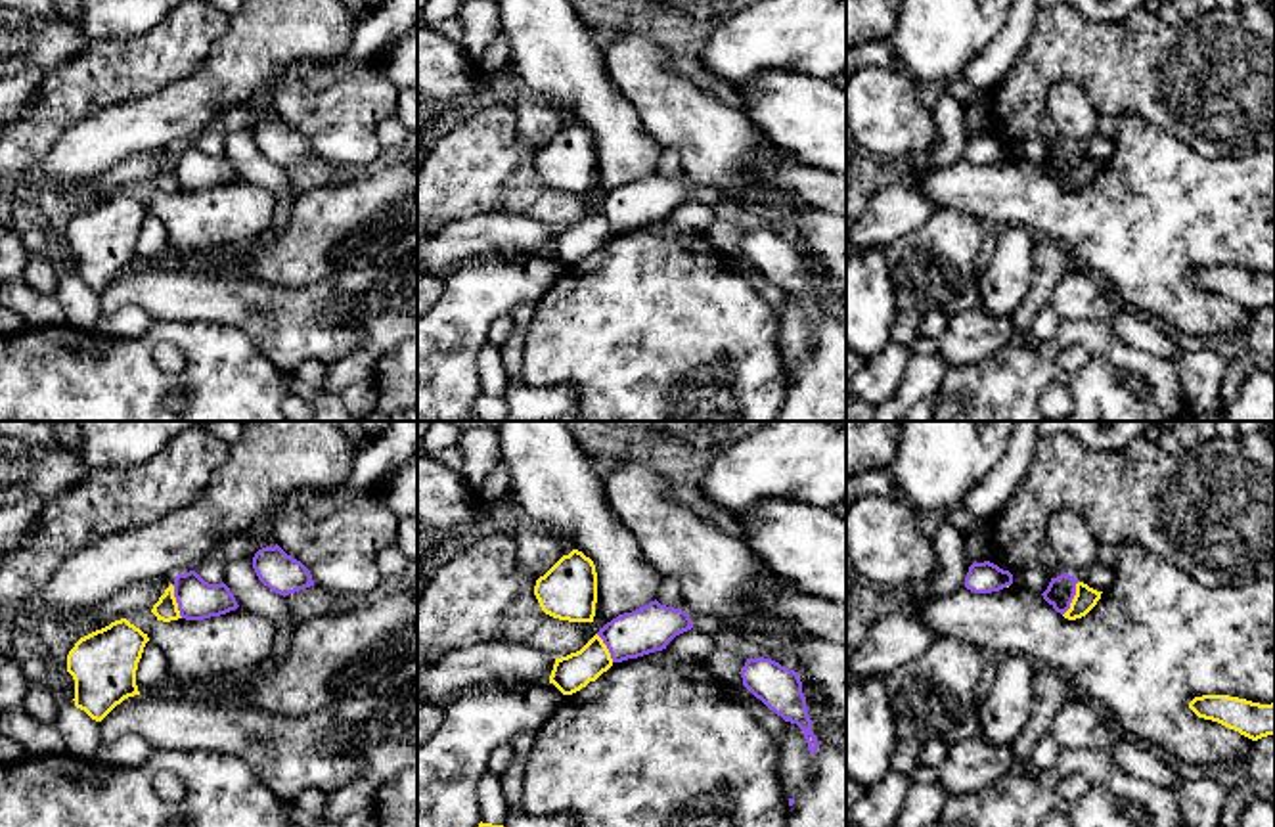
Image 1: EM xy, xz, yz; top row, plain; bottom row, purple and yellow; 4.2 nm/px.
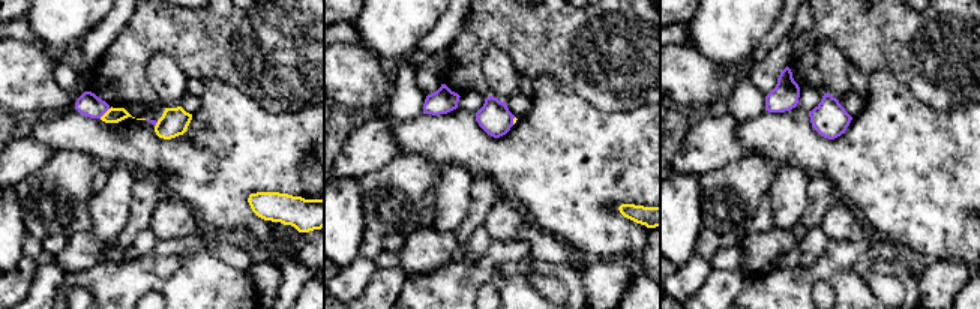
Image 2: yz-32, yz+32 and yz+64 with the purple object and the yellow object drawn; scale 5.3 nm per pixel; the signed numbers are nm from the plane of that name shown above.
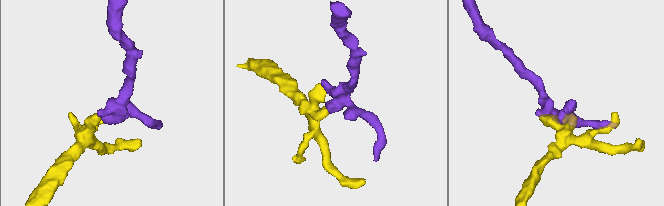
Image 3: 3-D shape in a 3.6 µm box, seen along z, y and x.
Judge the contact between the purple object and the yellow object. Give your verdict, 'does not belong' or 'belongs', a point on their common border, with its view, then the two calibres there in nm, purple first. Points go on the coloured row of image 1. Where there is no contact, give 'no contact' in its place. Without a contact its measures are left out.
does not belong | xy (177, 602) | 170/100 nm

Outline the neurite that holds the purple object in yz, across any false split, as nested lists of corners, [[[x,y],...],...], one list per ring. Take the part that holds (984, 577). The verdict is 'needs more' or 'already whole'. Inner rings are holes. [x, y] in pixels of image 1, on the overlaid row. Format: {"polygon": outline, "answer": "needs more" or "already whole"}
{"polygon": [[[990,561],[973,563],[965,578],[965,588],[974,593],[999,592],[1011,584],[1013,584],[1013,574]]], "answer": "already whole"}

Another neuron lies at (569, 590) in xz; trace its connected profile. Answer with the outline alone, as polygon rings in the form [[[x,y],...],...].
[[[582,551],[563,555],[536,580],[534,595],[542,611],[569,622],[593,622],[597,603],[595,565]]]

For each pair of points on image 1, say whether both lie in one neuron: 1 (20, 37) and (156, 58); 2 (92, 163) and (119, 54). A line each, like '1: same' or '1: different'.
1: different
2: different

